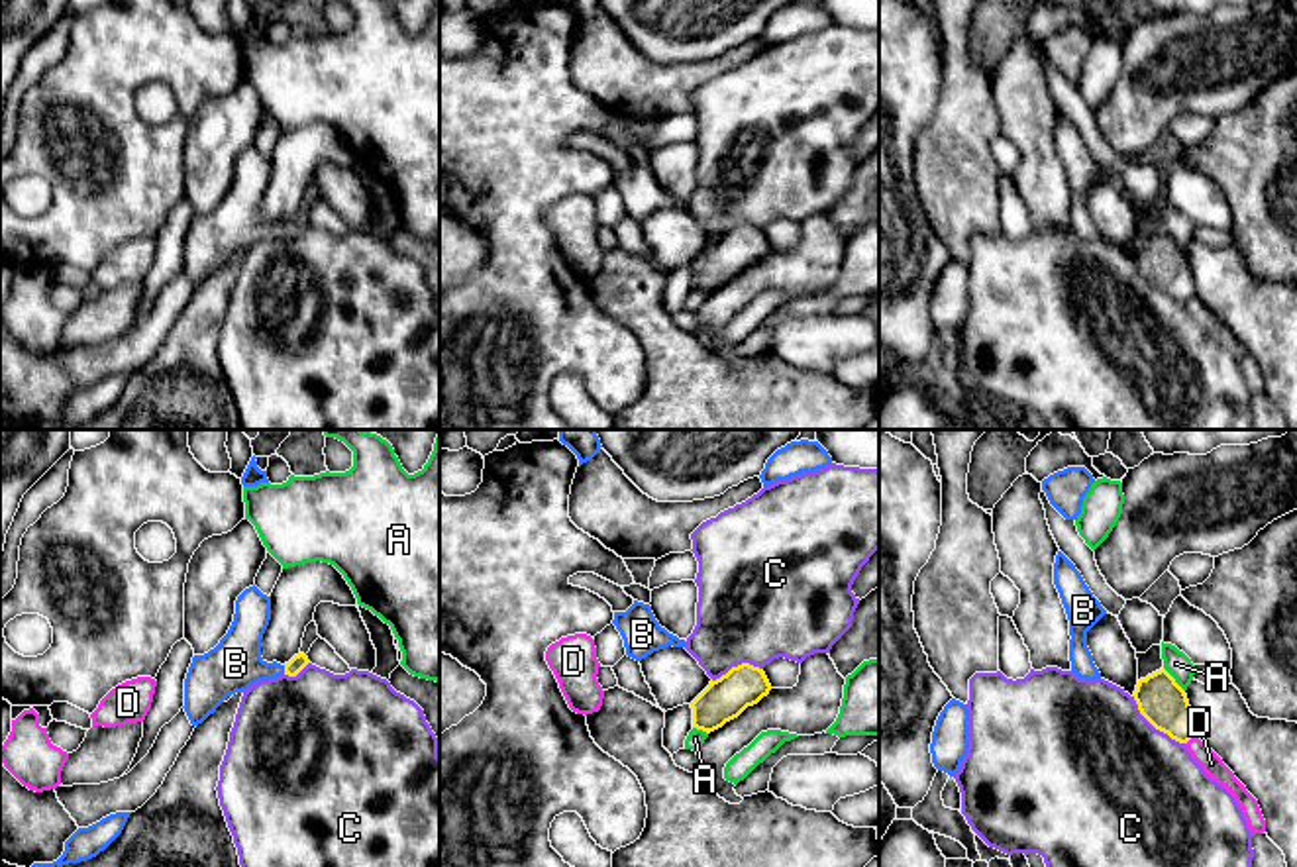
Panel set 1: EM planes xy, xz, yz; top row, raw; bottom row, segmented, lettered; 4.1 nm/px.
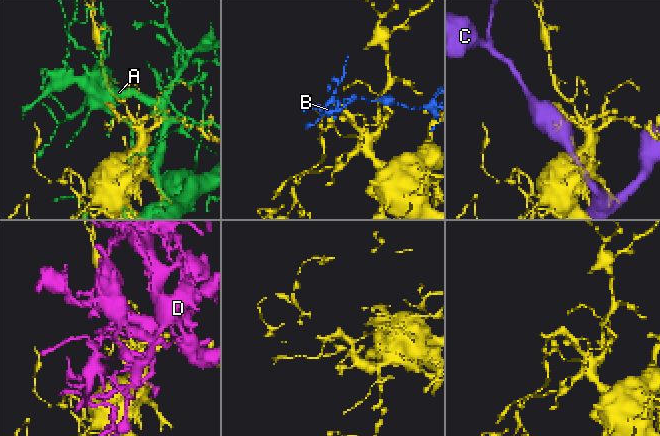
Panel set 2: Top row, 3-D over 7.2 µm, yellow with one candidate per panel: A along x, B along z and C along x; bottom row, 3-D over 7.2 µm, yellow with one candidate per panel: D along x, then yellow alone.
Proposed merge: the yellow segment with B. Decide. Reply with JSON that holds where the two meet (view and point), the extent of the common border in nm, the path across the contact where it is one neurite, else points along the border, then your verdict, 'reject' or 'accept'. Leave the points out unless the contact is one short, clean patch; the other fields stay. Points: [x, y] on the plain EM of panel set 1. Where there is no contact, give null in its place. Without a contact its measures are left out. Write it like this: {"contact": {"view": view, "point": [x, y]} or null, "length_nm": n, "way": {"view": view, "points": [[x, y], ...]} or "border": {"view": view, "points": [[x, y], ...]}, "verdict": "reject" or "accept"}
{"contact": {"view": "xy", "point": [285, 230]}, "length_nm": 30, "way": {"view": "xy", "points": [[297, 224], [285, 230], [252, 230], [236, 224]]}, "verdict": "accept"}

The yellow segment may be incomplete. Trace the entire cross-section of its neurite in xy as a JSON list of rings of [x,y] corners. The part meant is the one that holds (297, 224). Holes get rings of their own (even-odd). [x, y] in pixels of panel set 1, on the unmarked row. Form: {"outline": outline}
{"outline": [[[255,145],[235,161],[228,194],[204,216],[194,216],[184,239],[184,273],[192,286],[202,284],[232,255],[283,233],[296,237],[310,222],[304,214],[288,224],[267,224],[261,200],[271,180],[271,157]]]}

